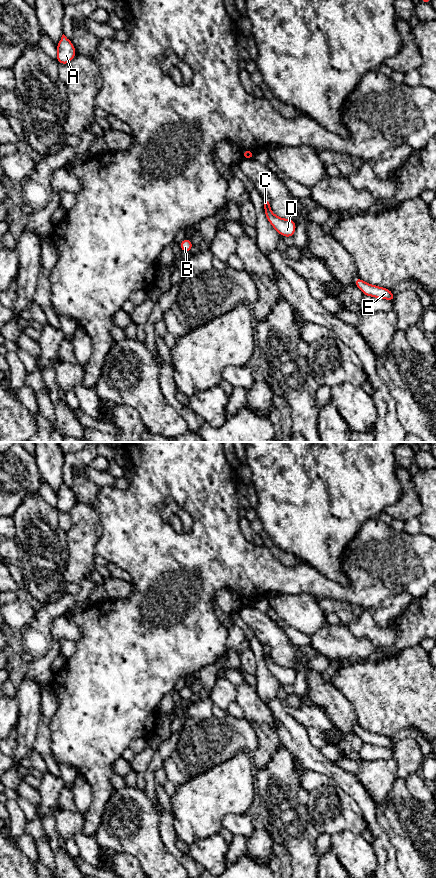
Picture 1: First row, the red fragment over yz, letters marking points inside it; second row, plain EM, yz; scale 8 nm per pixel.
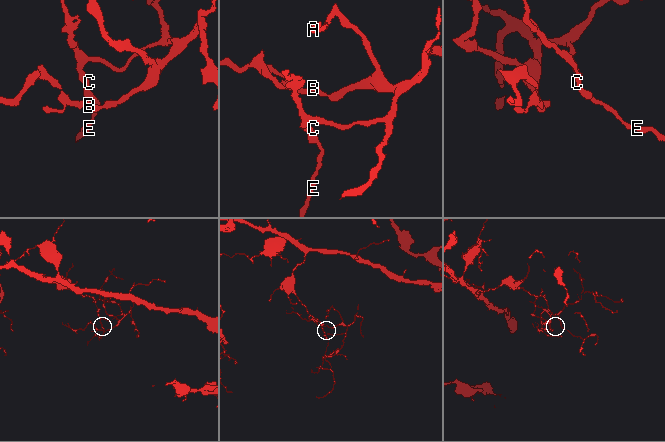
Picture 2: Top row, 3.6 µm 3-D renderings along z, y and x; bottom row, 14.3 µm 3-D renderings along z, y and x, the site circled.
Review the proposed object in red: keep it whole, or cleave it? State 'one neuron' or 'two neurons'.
two neurons

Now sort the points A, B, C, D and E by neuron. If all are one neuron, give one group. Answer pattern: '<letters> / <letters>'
A B / C D E

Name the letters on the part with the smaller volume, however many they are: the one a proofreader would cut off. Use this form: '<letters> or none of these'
A, B

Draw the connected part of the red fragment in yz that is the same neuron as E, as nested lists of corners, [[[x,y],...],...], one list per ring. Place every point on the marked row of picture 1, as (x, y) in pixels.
[[[359,277],[354,279],[354,284],[365,296],[387,299],[395,302],[396,295],[393,295],[390,289],[366,283]]]

